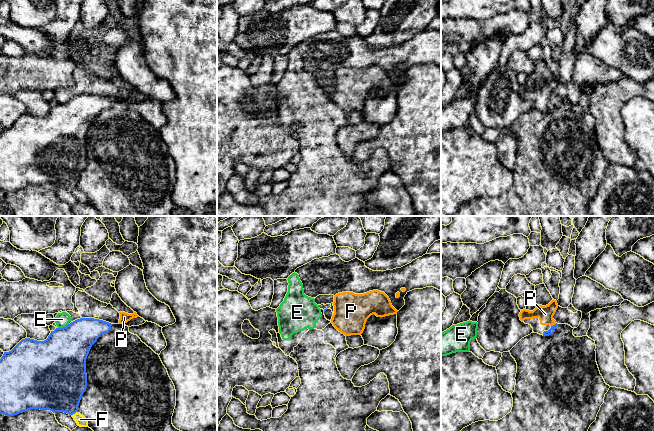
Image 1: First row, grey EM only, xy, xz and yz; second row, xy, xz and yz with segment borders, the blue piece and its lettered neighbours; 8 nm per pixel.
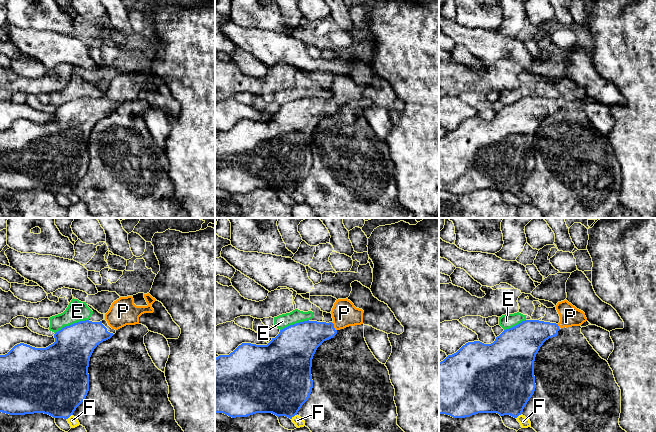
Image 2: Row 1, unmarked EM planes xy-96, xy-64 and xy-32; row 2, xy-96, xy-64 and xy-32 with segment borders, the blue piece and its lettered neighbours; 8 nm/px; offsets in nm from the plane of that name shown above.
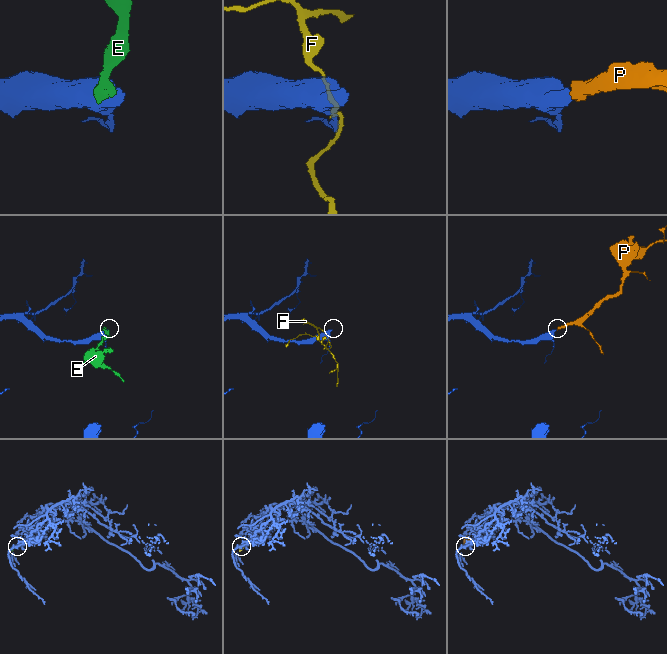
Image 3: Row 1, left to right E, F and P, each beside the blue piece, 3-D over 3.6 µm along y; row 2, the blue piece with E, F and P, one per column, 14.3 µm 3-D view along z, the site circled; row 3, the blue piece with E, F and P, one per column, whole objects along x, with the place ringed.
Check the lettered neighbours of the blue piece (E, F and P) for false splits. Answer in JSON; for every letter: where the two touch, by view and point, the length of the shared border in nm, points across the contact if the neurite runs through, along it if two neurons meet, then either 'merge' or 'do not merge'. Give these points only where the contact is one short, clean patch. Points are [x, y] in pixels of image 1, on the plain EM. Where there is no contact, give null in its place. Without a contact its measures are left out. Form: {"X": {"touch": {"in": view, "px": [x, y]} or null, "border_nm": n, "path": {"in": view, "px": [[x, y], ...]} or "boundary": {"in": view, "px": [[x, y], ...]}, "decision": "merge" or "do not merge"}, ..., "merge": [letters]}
{"E": {"touch": {"in": "xy", "px": [63, 103]}, "border_nm": 100, "boundary": {"in": "xy", "px": [[68, 99], [58, 104]]}, "decision": "do not merge"}, "F": {"touch": {"in": "xy", "px": [74, 189]}, "border_nm": 60, "decision": "do not merge"}, "P": {"touch": {"in": "yz", "px": [553, 101]}, "border_nm": 50, "path": {"in": "yz", "px": [[546, 109], [553, 101], [545, 90]]}, "decision": "merge"}, "merge": ["P"]}

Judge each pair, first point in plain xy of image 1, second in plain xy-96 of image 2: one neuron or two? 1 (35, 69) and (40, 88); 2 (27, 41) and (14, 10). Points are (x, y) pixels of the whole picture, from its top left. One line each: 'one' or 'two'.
1: one
2: two

